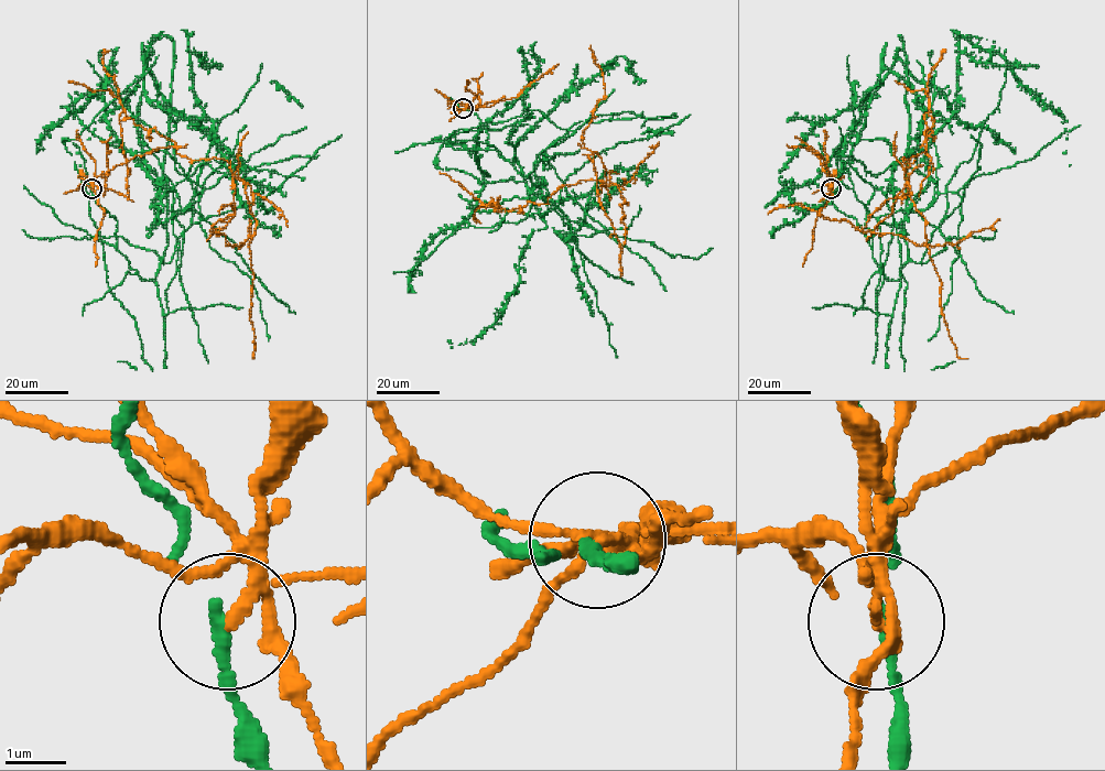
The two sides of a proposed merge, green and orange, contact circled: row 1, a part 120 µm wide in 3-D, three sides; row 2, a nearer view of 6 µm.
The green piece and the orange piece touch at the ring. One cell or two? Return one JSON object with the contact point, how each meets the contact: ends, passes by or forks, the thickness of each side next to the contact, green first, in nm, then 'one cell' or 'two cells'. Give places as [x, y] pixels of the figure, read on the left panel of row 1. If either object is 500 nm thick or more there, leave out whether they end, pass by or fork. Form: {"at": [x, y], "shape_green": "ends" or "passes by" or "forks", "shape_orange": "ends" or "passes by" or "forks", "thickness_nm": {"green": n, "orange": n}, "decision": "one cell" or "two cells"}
{"at": [91, 188], "shape_green": "passes by", "shape_orange": "forks", "thickness_nm": {"green": 150, "orange": 120}, "decision": "two cells"}

